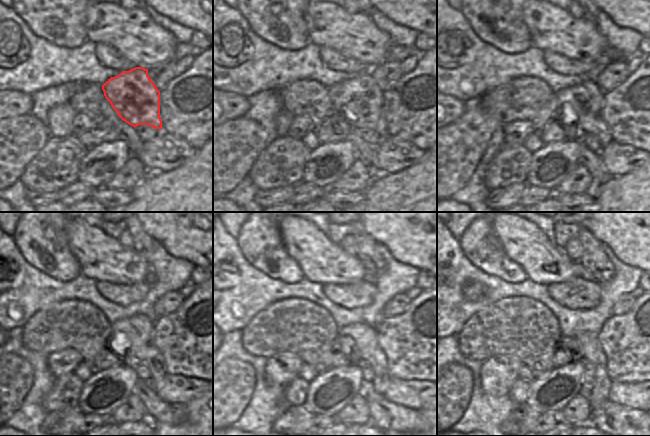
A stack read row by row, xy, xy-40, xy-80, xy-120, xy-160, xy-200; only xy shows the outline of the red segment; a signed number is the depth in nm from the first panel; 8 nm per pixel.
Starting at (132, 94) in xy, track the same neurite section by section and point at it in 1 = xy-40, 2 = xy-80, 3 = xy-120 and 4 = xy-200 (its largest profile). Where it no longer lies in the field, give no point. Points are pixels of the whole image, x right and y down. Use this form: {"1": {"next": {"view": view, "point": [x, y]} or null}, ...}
{"1": {"next": {"view": "xy-40", "point": [359, 99]}}, "2": {"next": {"view": "xy-80", "point": [586, 101]}}, "3": {"next": {"view": "xy-120", "point": [139, 329]}}, "4": {"next": {"view": "xy-200", "point": [591, 347]}}}

